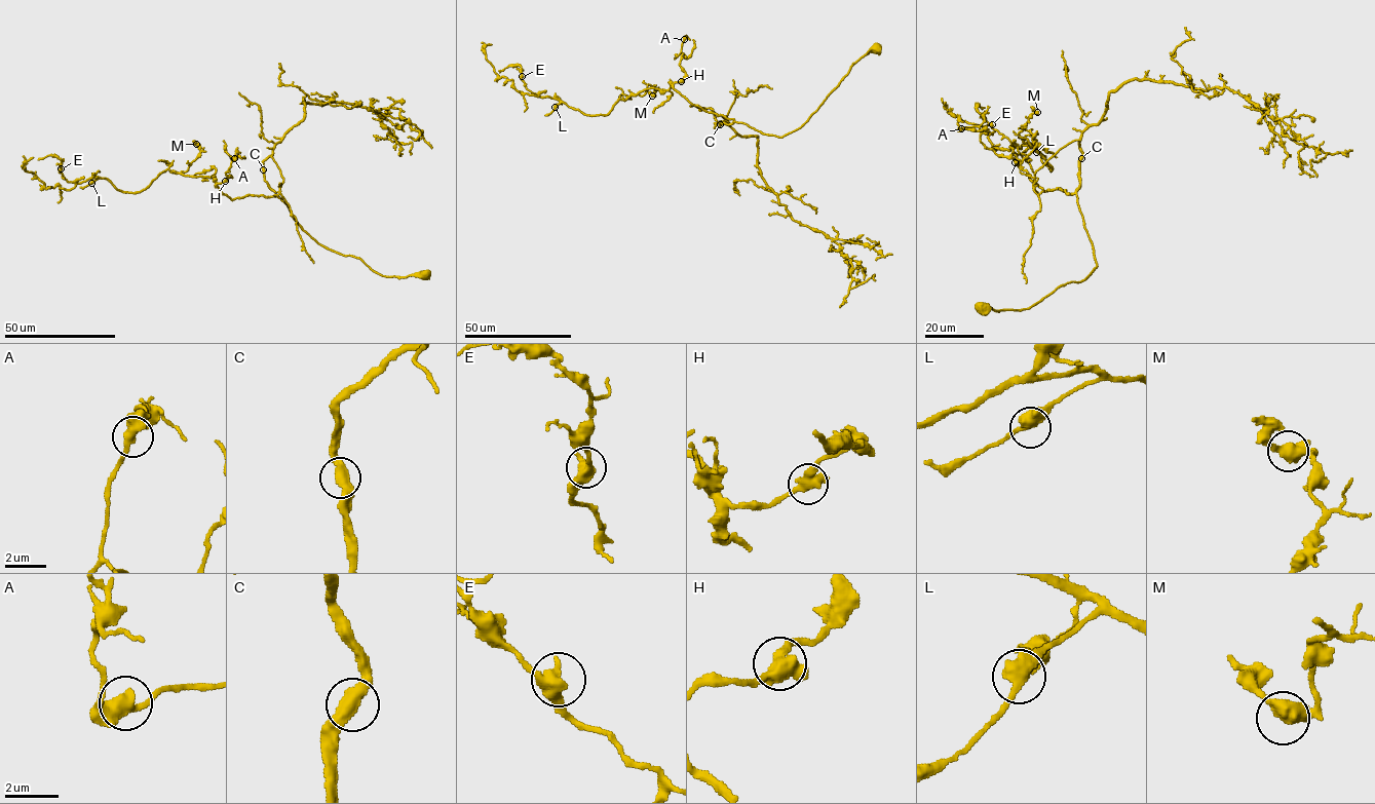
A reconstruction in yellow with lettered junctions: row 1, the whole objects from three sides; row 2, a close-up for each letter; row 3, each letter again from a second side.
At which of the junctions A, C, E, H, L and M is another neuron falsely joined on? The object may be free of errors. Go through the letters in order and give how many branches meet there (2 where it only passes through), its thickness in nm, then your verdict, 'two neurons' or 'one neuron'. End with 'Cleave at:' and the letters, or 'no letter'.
A: 2 branches meet; 480 nm thick; one neuron
C: 2 branches meet; 480 nm thick; one neuron
E: 2 branches meet; 500 nm thick; one neuron
H: 2 branches meet; 500 nm thick; one neuron
L: 2 branches meet; 550 nm thick; one neuron
M: 2 branches meet; 550 nm thick; one neuron
Cleave at: no letter

